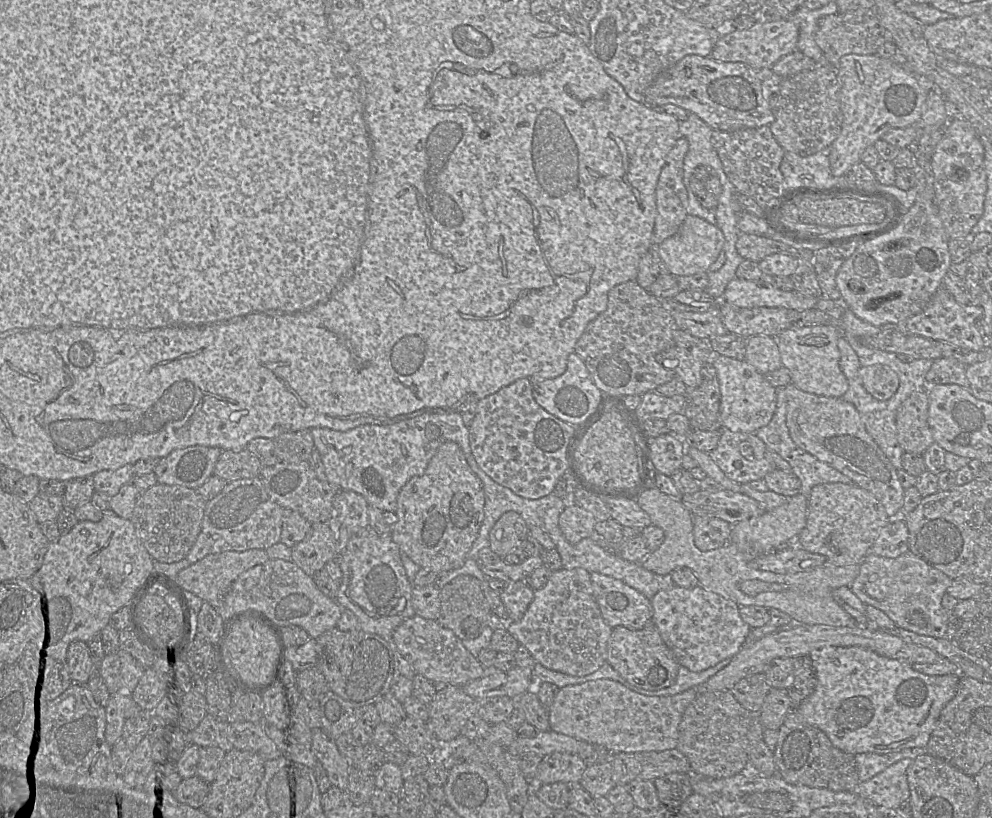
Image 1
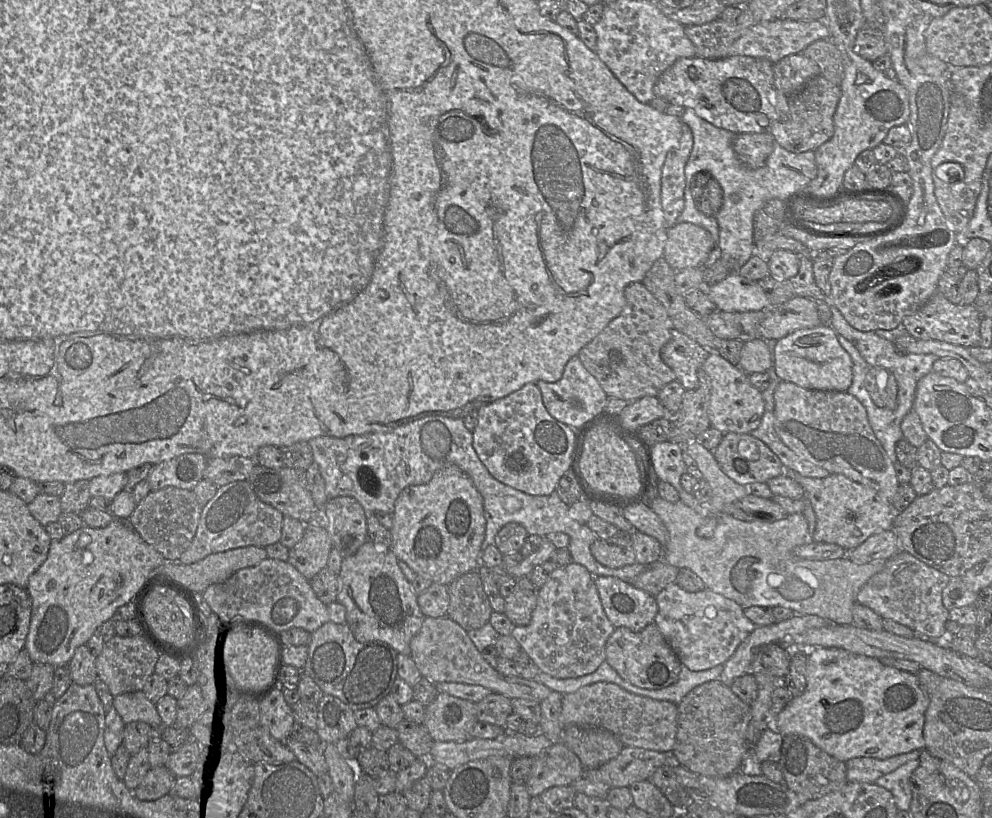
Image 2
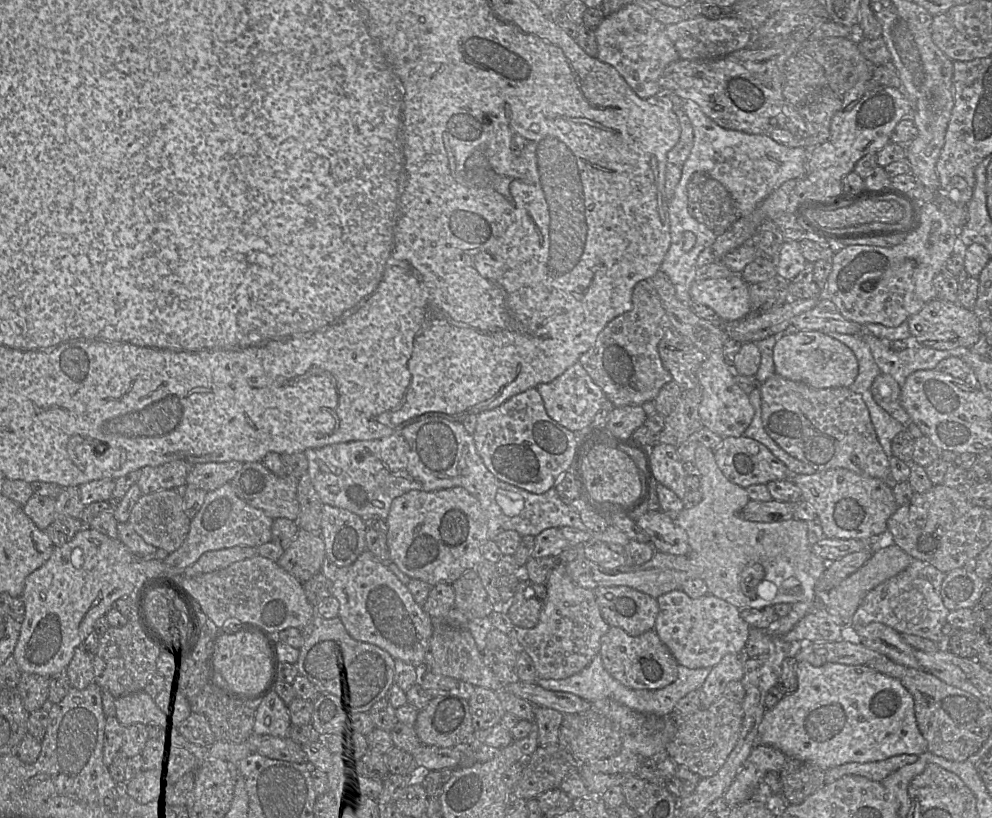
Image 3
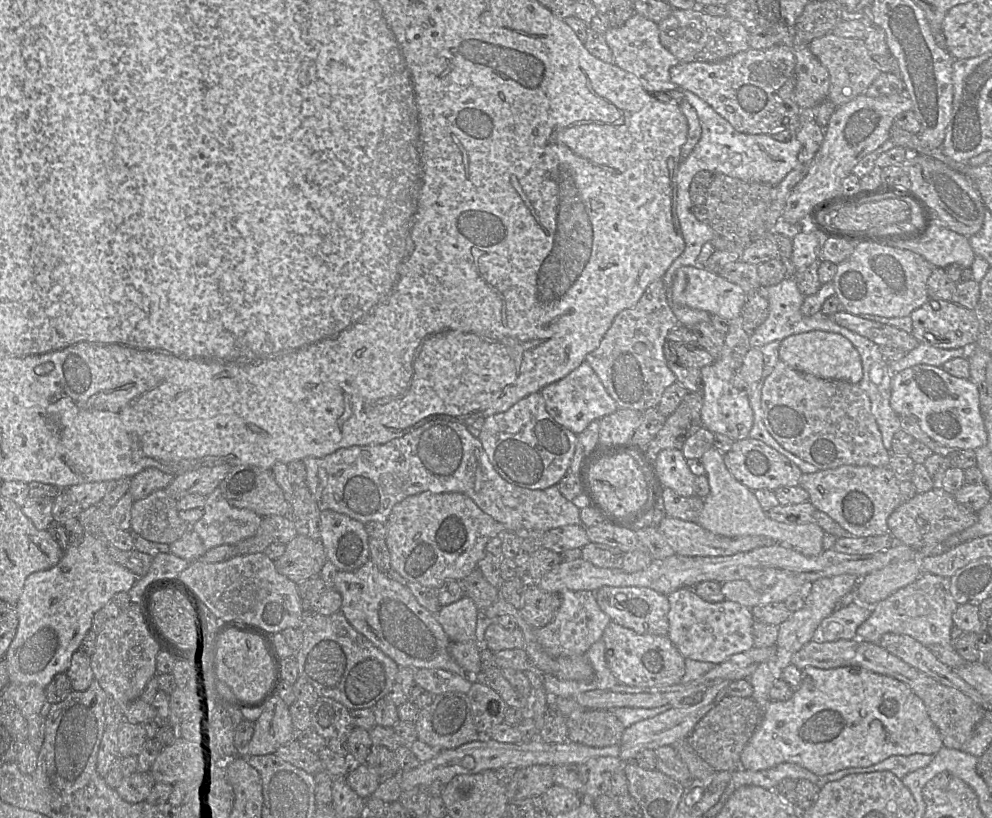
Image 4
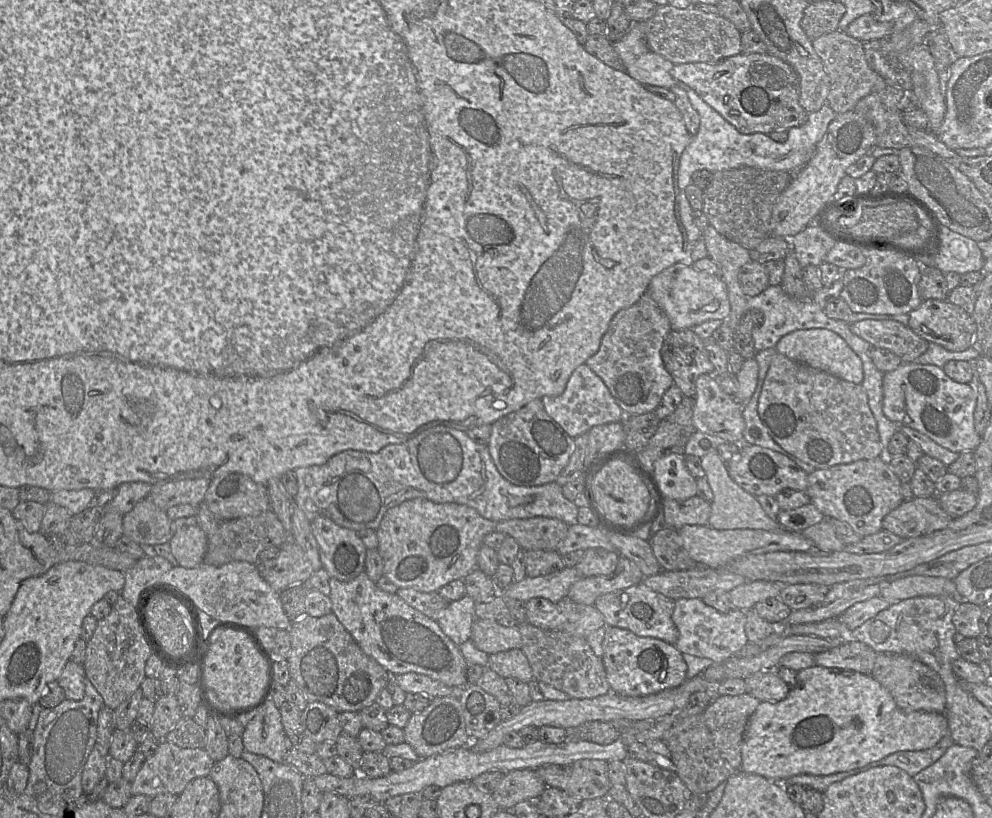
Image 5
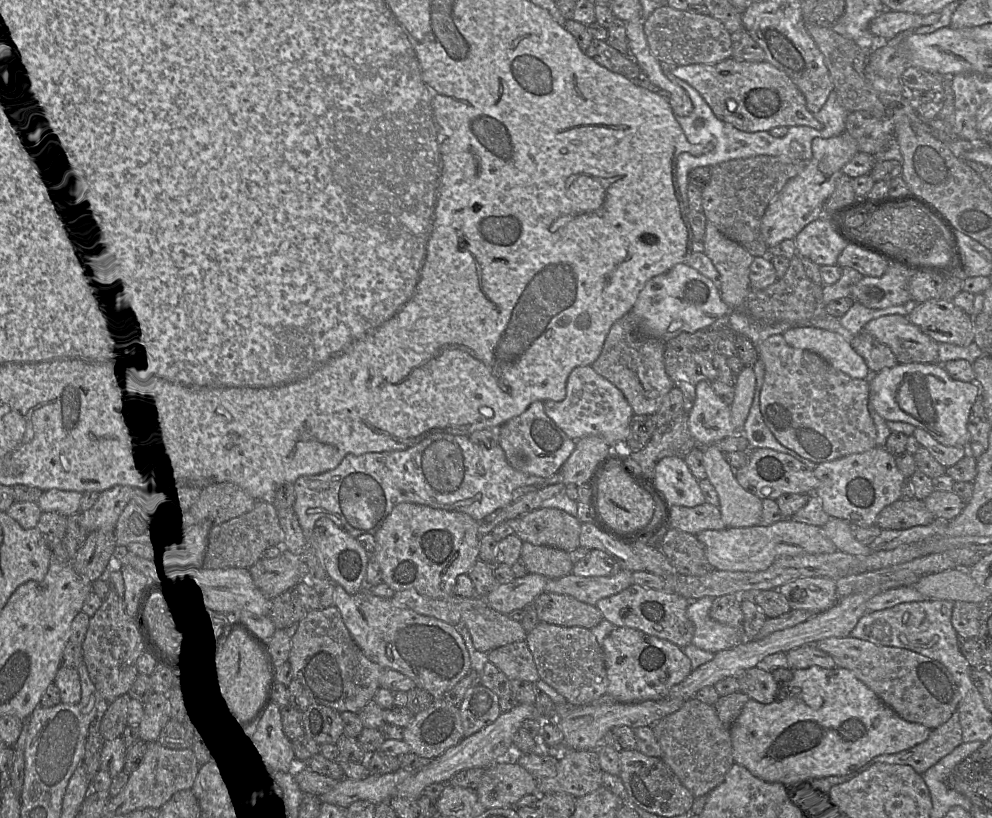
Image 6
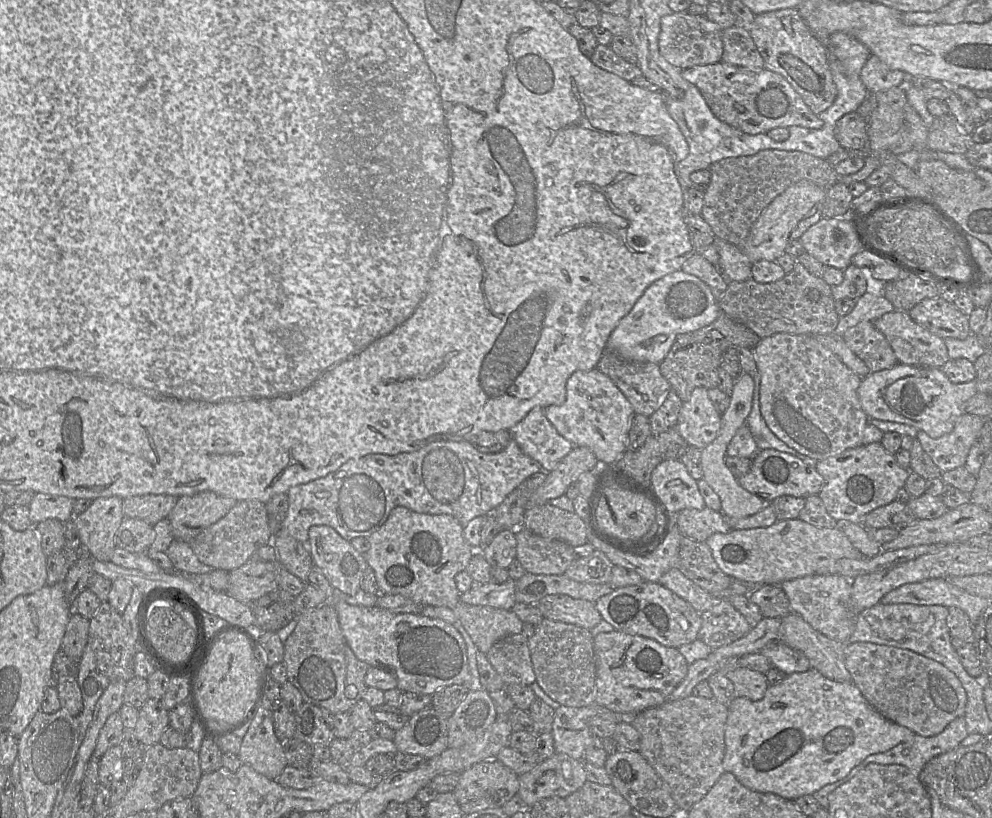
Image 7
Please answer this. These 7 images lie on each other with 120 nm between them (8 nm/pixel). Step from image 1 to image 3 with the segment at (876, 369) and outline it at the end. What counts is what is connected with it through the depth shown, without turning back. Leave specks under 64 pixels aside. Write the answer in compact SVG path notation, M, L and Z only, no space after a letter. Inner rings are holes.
M880 373L872 382L871 393L875 402L903 425L910 422L900 403L900 385L889 374Z

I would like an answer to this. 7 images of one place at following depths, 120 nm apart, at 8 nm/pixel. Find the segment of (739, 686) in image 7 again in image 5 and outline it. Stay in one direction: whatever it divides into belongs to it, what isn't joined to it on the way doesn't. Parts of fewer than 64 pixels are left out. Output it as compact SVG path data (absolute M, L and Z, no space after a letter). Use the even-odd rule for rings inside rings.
M759 671L744 679L746 693L760 702L779 702L786 698L790 688L775 671Z

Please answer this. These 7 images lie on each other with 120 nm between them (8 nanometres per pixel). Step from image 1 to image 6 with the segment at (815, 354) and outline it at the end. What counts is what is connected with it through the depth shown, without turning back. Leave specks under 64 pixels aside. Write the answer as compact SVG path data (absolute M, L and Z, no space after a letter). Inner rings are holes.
M796 326L783 336L791 347L812 351L853 378L868 380L872 375L865 360L836 332L812 326Z

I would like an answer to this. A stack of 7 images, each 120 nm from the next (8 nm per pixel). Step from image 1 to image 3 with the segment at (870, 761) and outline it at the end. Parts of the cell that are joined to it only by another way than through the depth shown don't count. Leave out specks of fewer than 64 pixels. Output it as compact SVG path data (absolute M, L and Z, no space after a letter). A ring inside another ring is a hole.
M900 754L876 762L849 762L825 771L825 782L833 783L847 775L860 775L881 782L899 768L912 764L918 759L916 754Z

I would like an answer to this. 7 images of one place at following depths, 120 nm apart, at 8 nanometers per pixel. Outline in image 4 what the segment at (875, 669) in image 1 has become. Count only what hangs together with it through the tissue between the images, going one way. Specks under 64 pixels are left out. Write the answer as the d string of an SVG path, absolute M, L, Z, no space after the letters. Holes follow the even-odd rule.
M856 665L831 669L802 669L799 688L787 701L770 701L743 749L740 767L749 771L773 768L781 763L797 764L818 776L845 768L869 767L895 755L933 754L943 746L923 701L904 683Z

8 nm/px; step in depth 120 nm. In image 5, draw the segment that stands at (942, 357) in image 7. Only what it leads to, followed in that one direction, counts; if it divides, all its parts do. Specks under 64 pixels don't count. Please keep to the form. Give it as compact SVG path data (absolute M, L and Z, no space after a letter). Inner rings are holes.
M861 320L849 324L850 330L873 347L884 348L900 357L903 363L911 363L928 348L929 342L918 336L909 326L893 320Z

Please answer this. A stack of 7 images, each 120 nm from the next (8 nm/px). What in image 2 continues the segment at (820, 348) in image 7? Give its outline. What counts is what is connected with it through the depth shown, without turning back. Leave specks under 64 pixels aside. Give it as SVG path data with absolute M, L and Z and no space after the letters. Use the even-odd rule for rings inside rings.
M781 381L774 392L774 403L774 429L781 441L797 456L830 474L842 474L875 489L892 504L900 484L893 463L875 437L866 409L857 398L847 392L807 390L794 383Z

